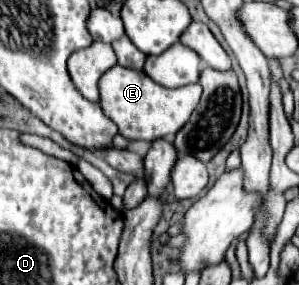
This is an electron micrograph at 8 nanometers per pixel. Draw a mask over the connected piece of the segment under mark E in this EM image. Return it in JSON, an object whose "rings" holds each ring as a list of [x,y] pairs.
{"rings":[[[121,65],[111,67],[99,81],[101,93],[101,107],[103,113],[117,125],[119,133],[125,139],[143,139],[155,141],[169,133],[177,133],[195,111],[201,99],[201,85],[185,85],[177,89],[167,89],[157,85],[151,77],[143,71],[125,69]]]}

